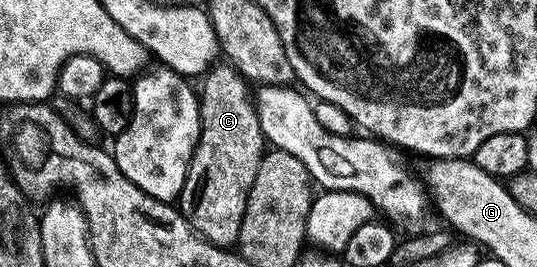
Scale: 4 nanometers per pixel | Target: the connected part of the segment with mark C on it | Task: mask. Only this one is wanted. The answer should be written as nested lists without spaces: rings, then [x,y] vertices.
[[[216,64],[211,67],[203,75],[202,81],[204,83],[198,86],[198,101],[200,104],[200,138],[196,142],[196,150],[192,153],[192,163],[188,169],[188,175],[186,176],[186,184],[184,185],[184,193],[182,195],[182,202],[185,202],[185,206],[182,206],[182,213],[189,222],[192,223],[192,229],[196,231],[200,237],[206,241],[211,242],[213,246],[219,246],[221,248],[232,248],[237,245],[239,240],[239,228],[240,222],[243,220],[245,202],[248,198],[248,193],[251,190],[251,185],[254,184],[254,178],[256,169],[259,168],[259,162],[264,158],[266,153],[266,139],[262,128],[260,127],[260,121],[256,115],[256,107],[253,99],[250,97],[250,90],[248,94],[249,83],[240,71],[233,68],[231,65],[220,66]]]

